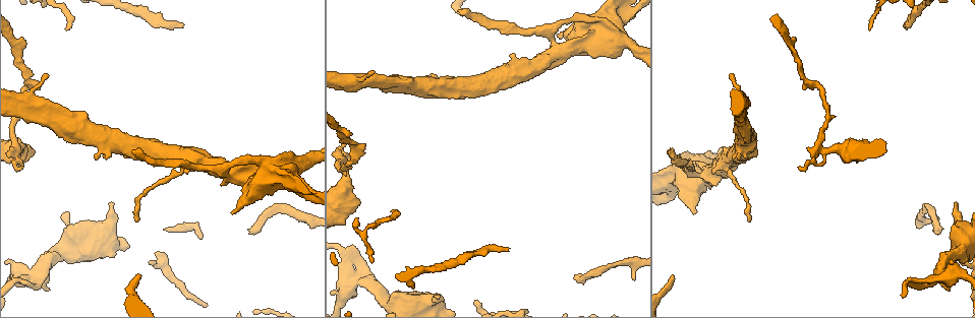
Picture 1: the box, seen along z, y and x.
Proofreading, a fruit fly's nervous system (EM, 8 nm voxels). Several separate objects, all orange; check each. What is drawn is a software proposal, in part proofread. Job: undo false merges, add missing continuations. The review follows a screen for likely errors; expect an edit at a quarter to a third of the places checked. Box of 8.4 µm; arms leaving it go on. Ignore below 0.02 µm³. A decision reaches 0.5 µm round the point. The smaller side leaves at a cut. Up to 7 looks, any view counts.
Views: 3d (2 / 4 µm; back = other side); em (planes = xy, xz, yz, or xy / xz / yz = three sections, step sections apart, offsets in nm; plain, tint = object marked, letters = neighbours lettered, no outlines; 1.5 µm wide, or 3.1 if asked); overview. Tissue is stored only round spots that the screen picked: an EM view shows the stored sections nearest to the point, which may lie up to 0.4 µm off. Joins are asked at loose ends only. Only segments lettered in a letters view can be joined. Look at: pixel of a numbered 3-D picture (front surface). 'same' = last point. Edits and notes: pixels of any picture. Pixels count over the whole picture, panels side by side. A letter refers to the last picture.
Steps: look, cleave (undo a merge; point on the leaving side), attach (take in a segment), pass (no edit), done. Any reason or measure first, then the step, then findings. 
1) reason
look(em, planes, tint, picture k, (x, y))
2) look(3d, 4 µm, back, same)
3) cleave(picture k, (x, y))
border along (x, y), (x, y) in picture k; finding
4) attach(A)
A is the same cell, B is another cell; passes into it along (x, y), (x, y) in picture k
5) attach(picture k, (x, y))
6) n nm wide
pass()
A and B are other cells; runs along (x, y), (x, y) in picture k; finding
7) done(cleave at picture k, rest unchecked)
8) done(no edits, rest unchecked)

an open end
look(em, planes, plain, picture 1, (937, 231))

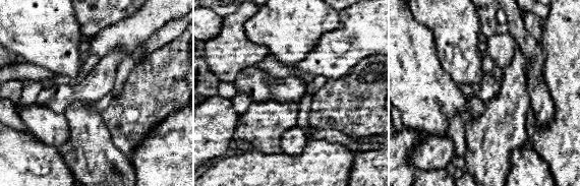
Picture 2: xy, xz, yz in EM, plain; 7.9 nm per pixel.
what lies round it
look(em, planes, letters, same)

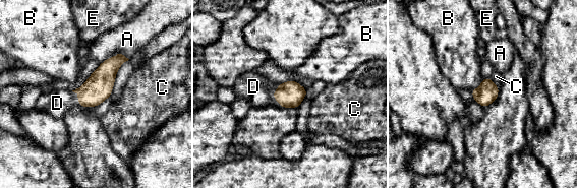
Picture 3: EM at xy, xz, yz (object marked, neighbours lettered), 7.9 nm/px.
attach(D)
D is the same cell, A, B, C and E are other cells; passes into it along (290, 94), (274, 96), (253, 86) in picture 3; it goes on there

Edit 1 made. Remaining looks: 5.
redraw
look(overview)

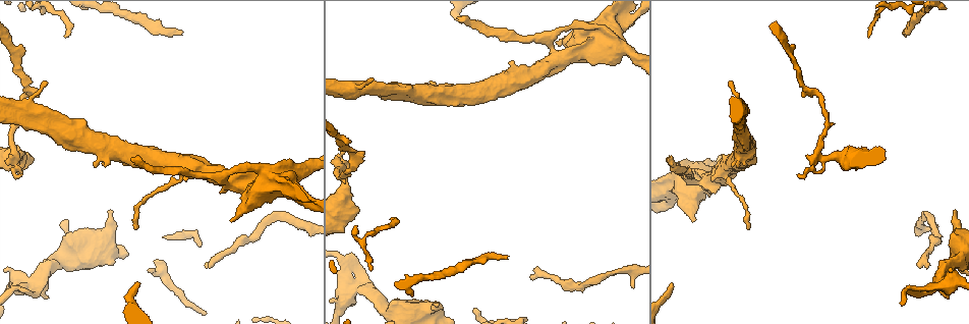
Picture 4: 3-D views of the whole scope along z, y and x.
free end
look(em, xz, step 8, letters, picture 4, (21, 174))

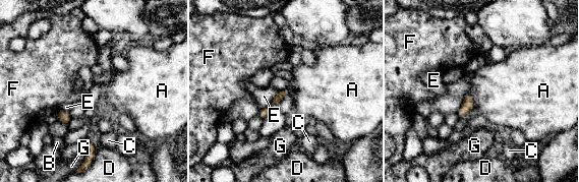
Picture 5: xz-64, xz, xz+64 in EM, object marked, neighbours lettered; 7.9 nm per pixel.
pass()
A, B, C, D, E, F and G are other cells; runs along (286, 92), (262, 115) in picture 5; none of them fits

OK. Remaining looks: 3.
arms part here
look(em, yz, step 8, letters, picture 4, (553, 61))

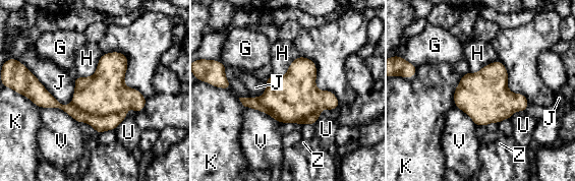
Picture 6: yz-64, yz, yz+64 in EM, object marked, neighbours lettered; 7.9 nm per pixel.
cleave(picture 6, (110, 122))
G, H, J, K, U, V and Z are other cells; border along (72, 103), (97, 115), (125, 111) in picture 6; a second neuron is stuck on

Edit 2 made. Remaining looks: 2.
done(attach at picture 3, cleave at picture 6, rest unchecked)

